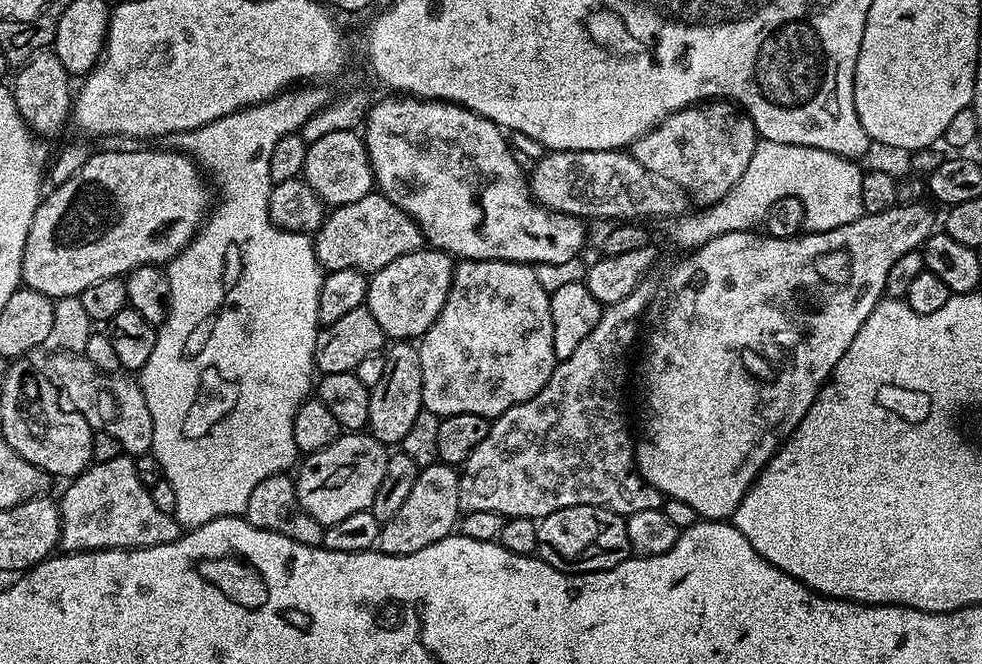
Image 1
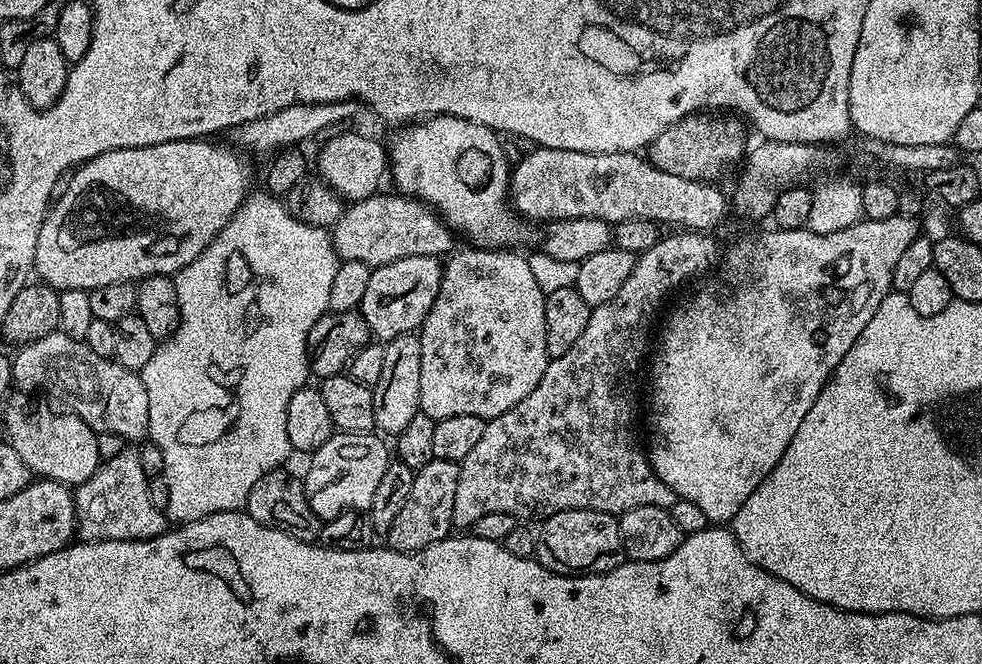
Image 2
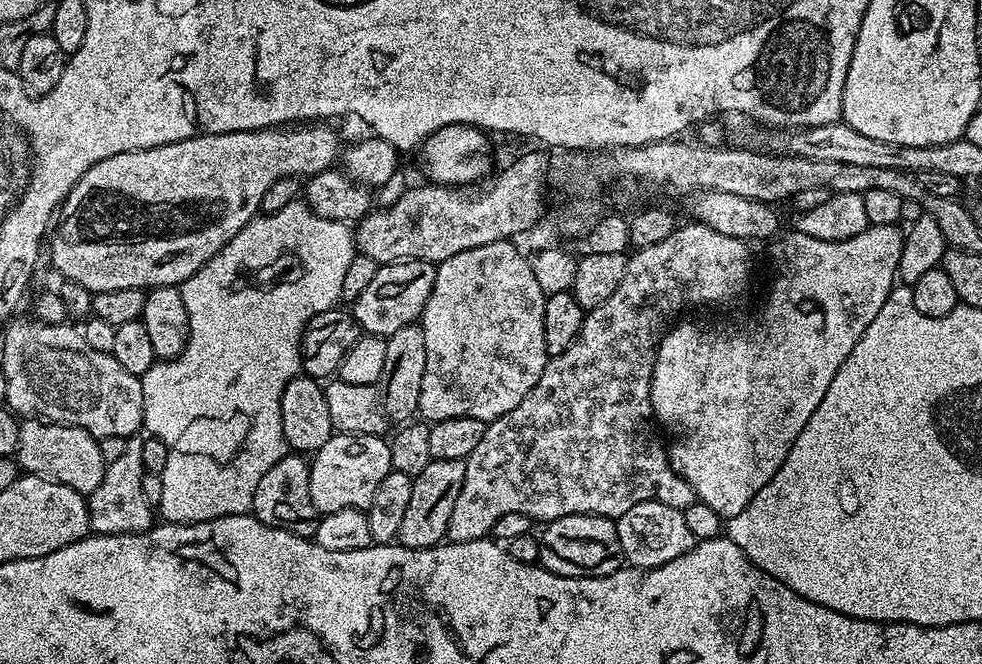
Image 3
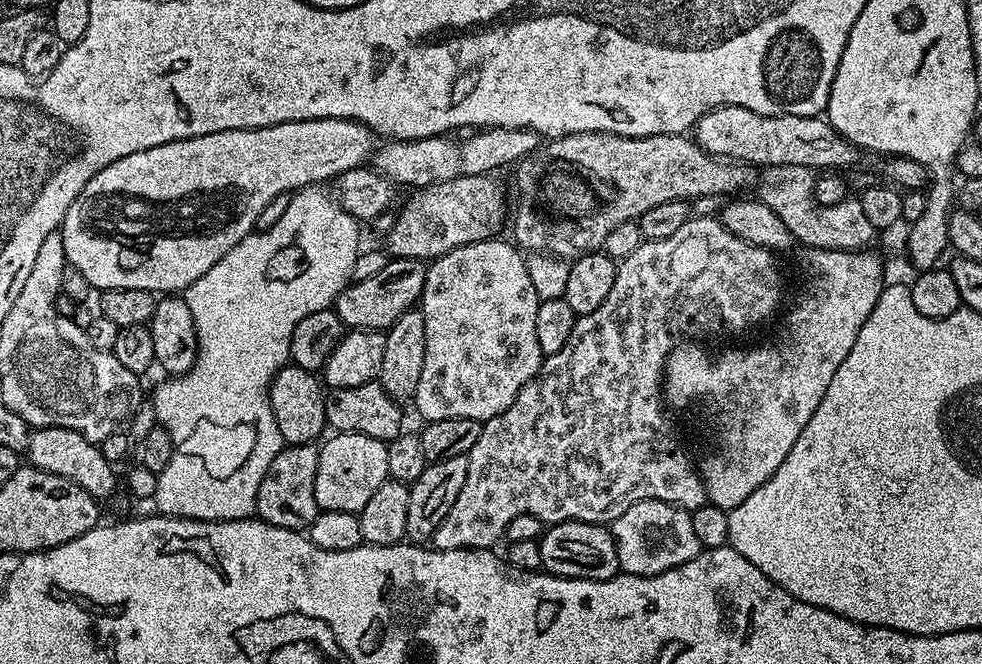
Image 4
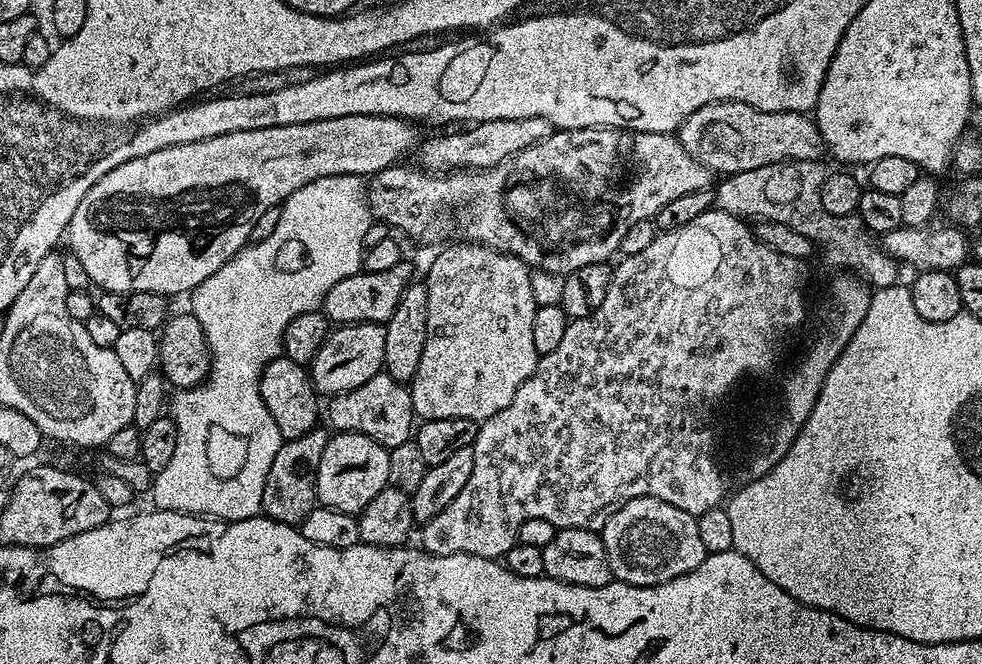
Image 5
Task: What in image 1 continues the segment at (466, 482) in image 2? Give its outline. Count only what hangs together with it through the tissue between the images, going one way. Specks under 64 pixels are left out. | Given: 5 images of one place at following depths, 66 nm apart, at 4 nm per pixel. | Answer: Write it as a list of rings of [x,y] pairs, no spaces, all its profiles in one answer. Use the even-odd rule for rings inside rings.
[[[648,278],[641,280],[638,287],[622,298],[622,302],[609,304],[601,311],[598,326],[586,334],[586,339],[575,348],[570,358],[557,363],[546,386],[542,386],[534,398],[518,406],[510,406],[510,410],[489,423],[486,438],[482,438],[474,454],[470,454],[459,469],[461,513],[490,510],[505,518],[525,516],[539,521],[554,514],[554,510],[566,510],[570,506],[609,508],[625,518],[642,510],[663,509],[664,493],[650,486],[650,482],[646,482],[636,469],[634,432],[628,429],[628,408],[624,405],[624,387],[628,384],[628,351],[636,340],[636,323],[640,315],[642,320],[653,303],[650,281]]]

